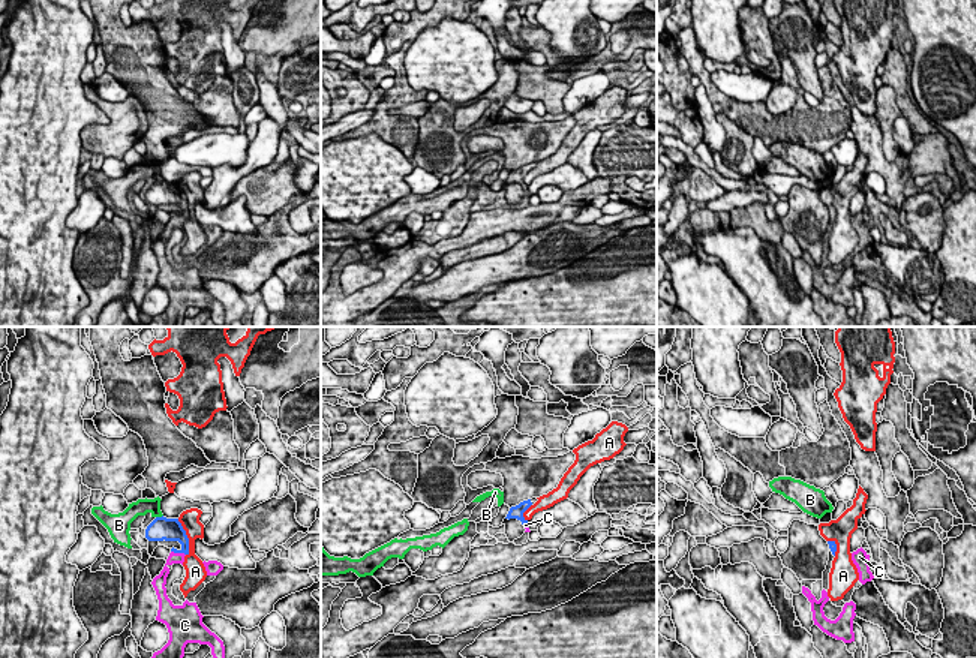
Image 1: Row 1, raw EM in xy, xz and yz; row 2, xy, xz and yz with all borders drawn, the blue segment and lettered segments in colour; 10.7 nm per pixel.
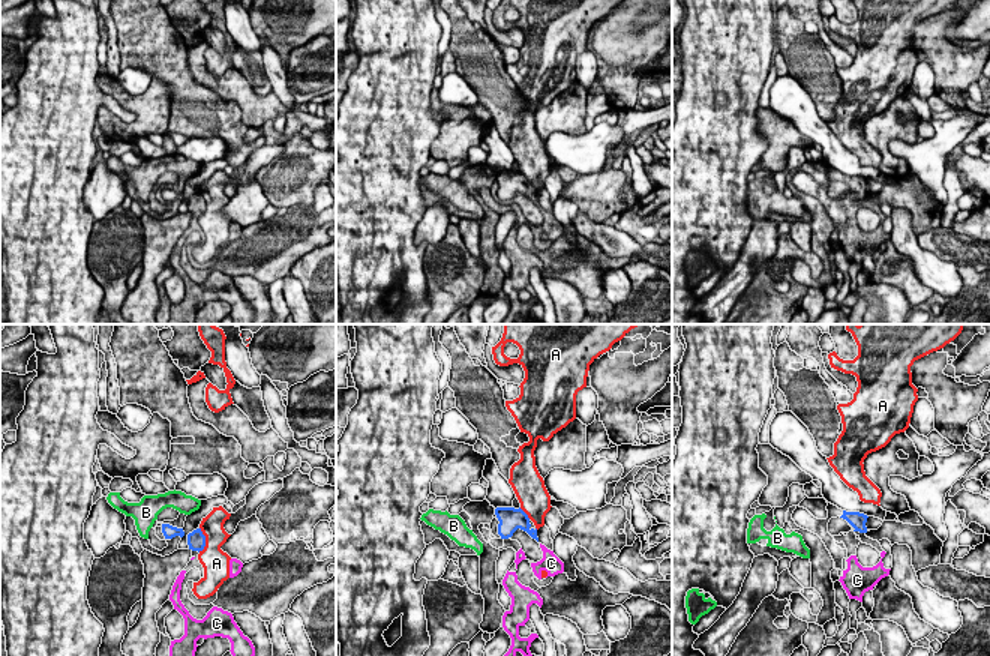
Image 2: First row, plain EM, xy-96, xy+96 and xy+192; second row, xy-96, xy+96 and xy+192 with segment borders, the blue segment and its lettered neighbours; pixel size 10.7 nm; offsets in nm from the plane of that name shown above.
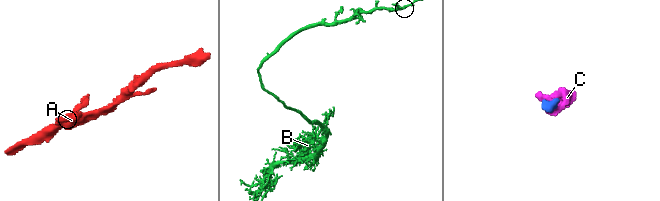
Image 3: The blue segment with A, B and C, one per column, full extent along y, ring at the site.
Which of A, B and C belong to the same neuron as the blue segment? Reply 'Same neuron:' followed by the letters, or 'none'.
Same neuron: C

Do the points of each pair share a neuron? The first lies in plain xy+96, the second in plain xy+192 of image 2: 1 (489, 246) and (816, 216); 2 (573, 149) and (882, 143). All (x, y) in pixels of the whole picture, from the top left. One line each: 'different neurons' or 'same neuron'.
1: same neuron
2: different neurons

